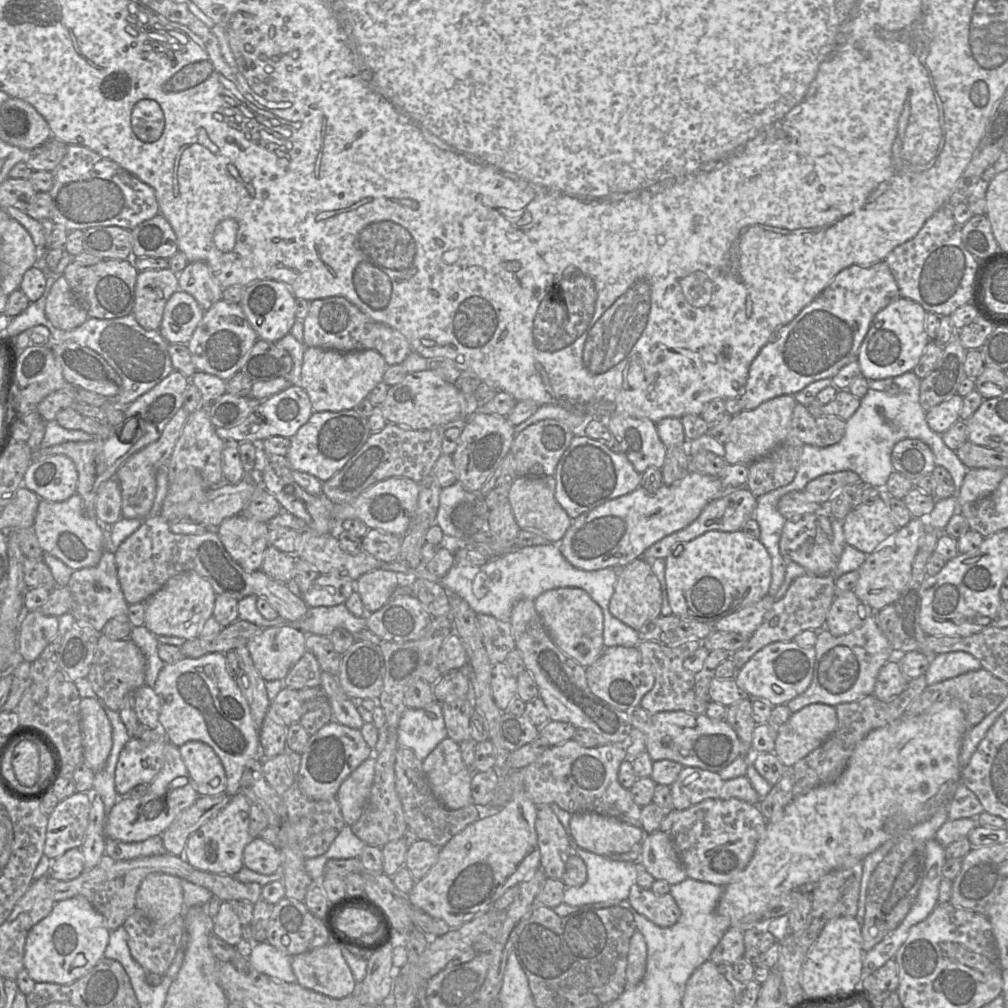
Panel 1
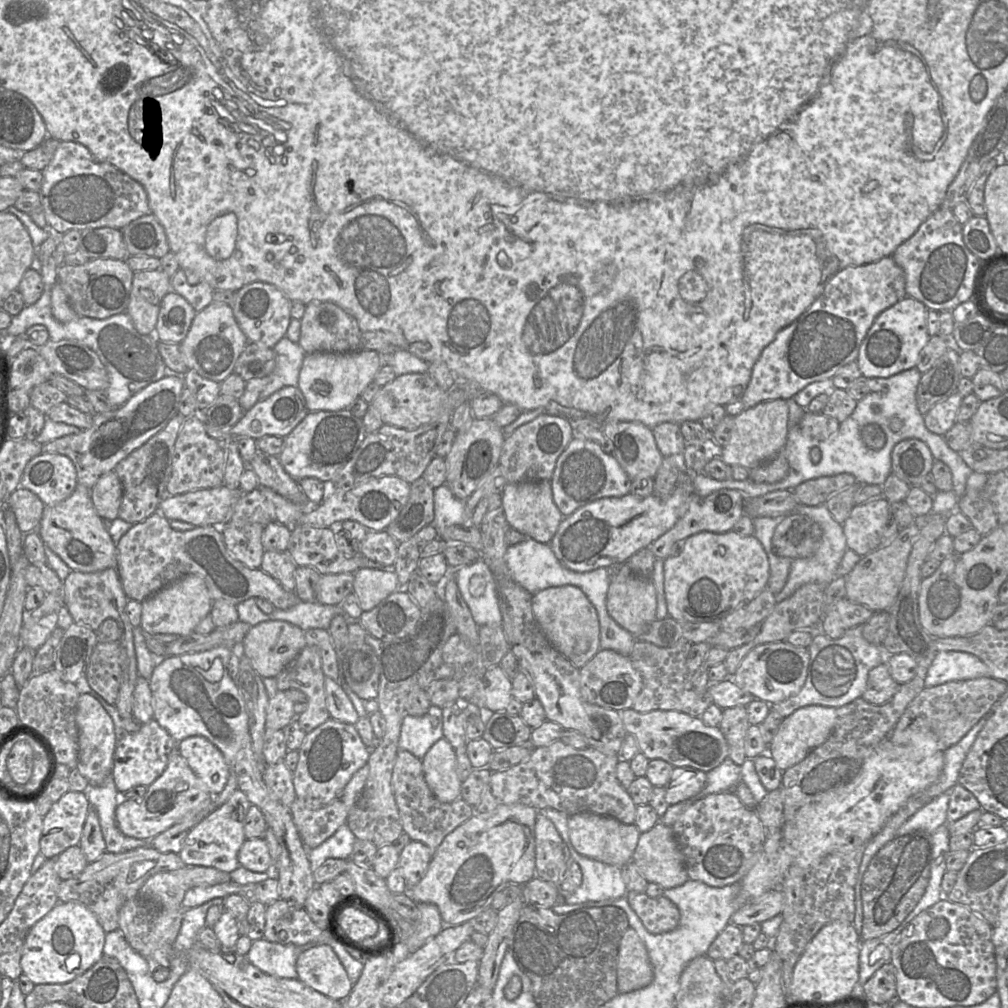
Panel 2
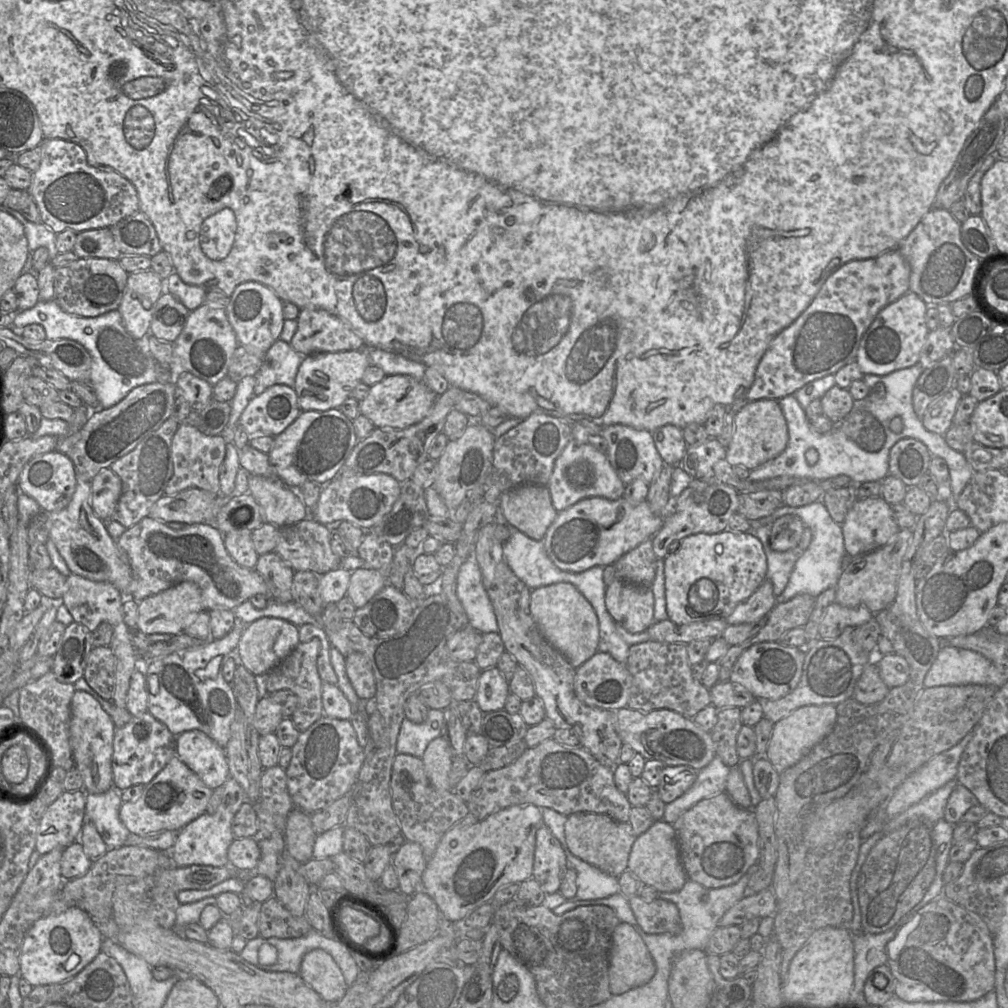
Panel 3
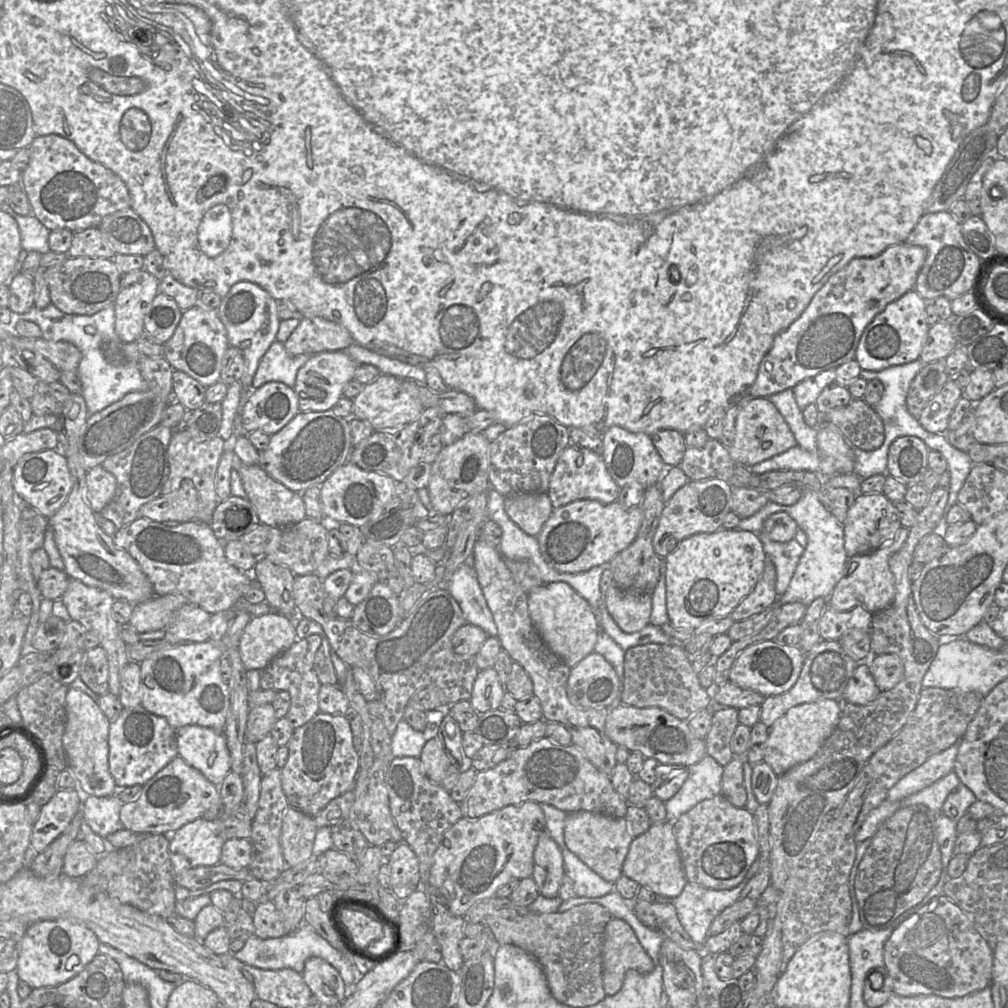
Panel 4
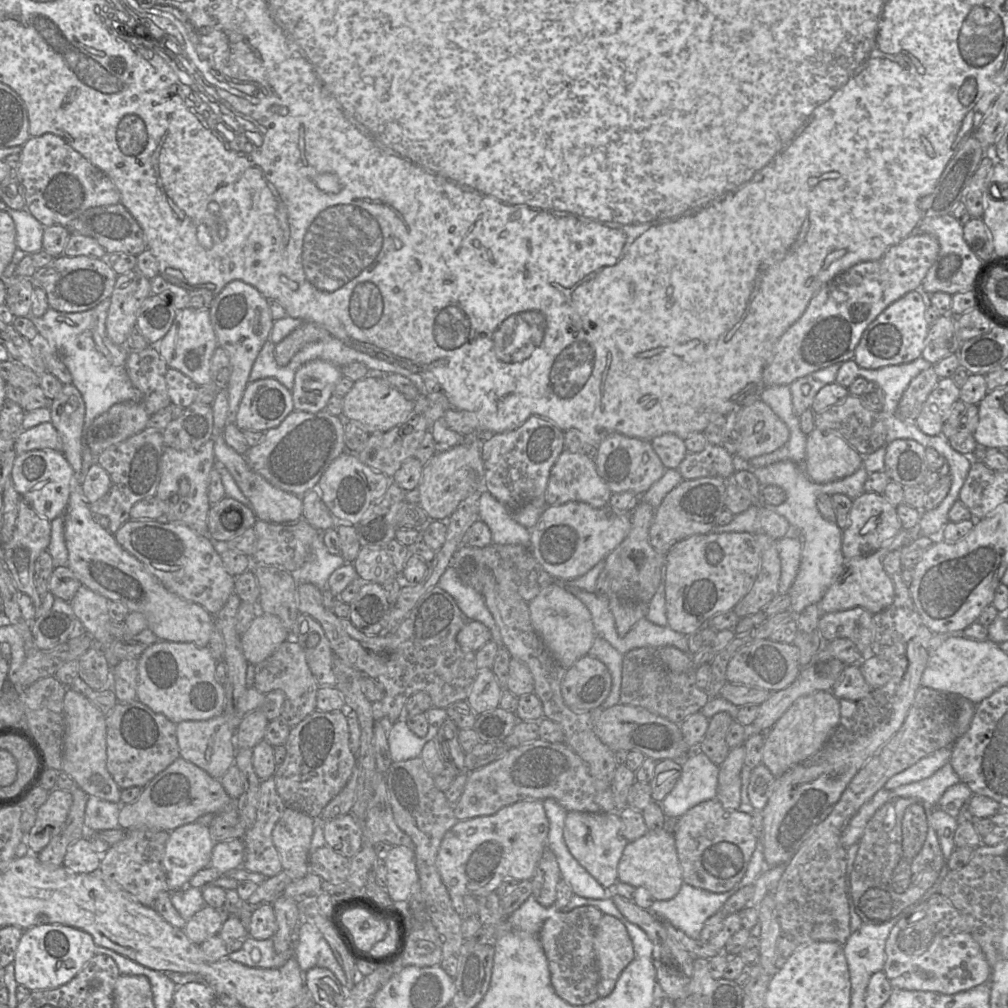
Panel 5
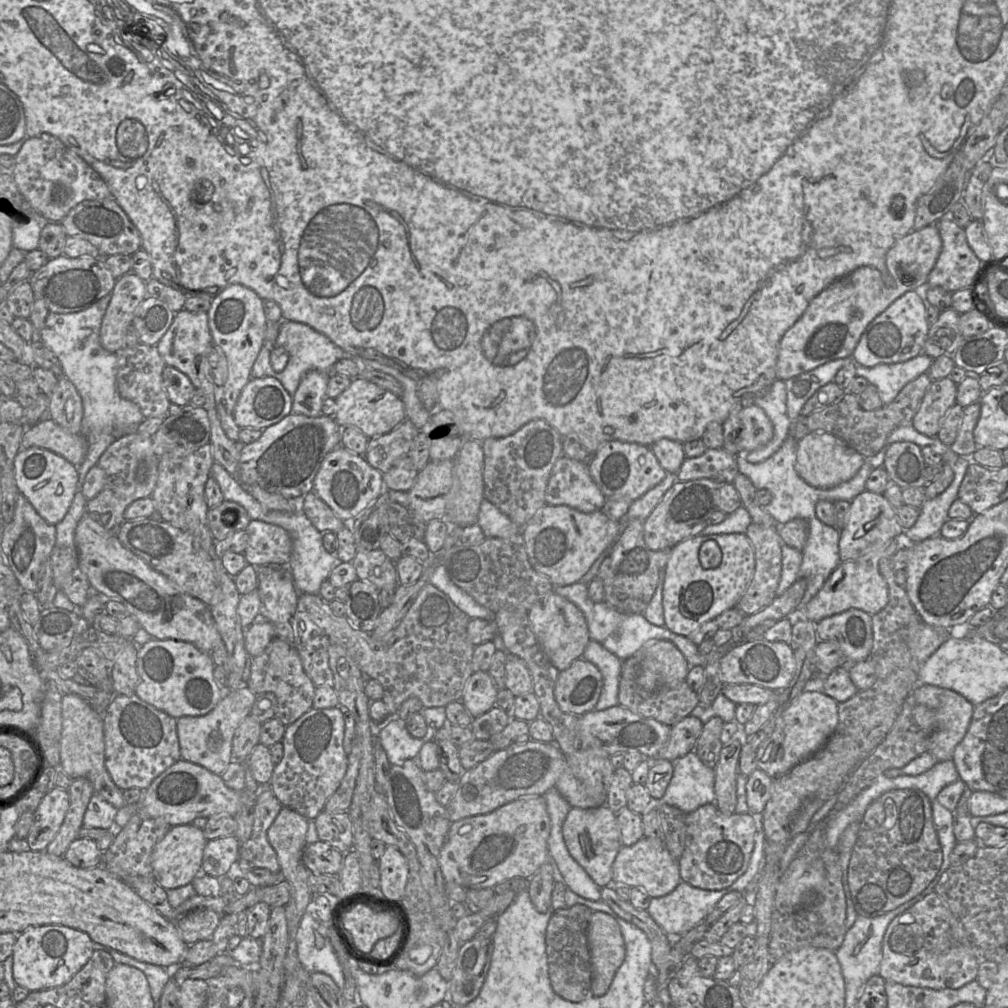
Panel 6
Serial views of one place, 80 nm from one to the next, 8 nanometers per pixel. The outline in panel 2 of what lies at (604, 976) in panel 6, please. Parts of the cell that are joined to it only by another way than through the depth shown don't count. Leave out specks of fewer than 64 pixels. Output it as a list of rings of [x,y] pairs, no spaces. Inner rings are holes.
[[[633,928],[623,934],[617,956],[617,989],[620,994],[642,989],[654,978],[645,944]]]

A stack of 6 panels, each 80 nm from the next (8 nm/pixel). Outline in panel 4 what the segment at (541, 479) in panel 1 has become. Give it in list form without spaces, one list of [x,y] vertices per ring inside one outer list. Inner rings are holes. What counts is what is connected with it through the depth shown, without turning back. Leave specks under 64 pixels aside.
[[[518,493],[505,498],[505,512],[525,533],[537,536],[554,507],[545,493]]]

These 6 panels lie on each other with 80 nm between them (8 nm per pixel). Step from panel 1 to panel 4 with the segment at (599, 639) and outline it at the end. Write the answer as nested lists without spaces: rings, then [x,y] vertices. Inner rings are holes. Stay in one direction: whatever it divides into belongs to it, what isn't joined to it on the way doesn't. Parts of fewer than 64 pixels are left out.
[[[552,582],[530,590],[528,611],[544,643],[570,668],[594,652],[600,631],[596,611],[568,583]]]

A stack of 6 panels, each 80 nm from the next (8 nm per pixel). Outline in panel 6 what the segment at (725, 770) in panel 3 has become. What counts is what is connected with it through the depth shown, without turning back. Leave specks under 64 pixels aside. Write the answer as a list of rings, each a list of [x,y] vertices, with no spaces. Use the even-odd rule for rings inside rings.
[[[691,751],[674,762],[672,779],[664,796],[656,803],[675,806],[688,814],[705,804],[715,804],[715,800],[715,771],[707,767],[697,754]]]

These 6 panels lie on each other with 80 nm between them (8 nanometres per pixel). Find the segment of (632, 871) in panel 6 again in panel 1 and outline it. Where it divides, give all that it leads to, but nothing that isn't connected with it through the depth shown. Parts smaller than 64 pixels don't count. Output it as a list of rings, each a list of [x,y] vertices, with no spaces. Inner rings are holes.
[[[656,830],[646,834],[641,844],[642,852],[638,862],[655,880],[665,880],[674,885],[688,878],[669,833]]]

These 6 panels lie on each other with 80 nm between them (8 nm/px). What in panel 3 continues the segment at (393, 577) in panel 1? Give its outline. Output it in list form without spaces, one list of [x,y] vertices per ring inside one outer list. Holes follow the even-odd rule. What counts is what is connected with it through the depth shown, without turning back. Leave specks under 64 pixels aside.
[[[358,568],[351,573],[347,596],[356,608],[361,608],[387,583],[387,574],[372,568]]]

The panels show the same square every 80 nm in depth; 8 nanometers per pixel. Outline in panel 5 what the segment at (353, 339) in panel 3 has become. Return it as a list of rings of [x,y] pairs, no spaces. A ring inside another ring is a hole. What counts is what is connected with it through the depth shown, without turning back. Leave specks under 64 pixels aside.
[[[304,321],[281,342],[276,344],[275,360],[278,365],[285,366],[305,345],[323,340],[329,336],[332,335],[323,326],[312,321]]]

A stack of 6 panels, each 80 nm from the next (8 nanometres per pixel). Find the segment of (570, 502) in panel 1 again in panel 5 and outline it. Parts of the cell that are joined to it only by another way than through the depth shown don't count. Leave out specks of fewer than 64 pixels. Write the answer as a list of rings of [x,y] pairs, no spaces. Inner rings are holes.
[[[564,449],[551,468],[545,502],[547,506],[583,502],[596,508],[603,508],[608,505],[611,494],[607,484],[598,475],[593,457]]]

